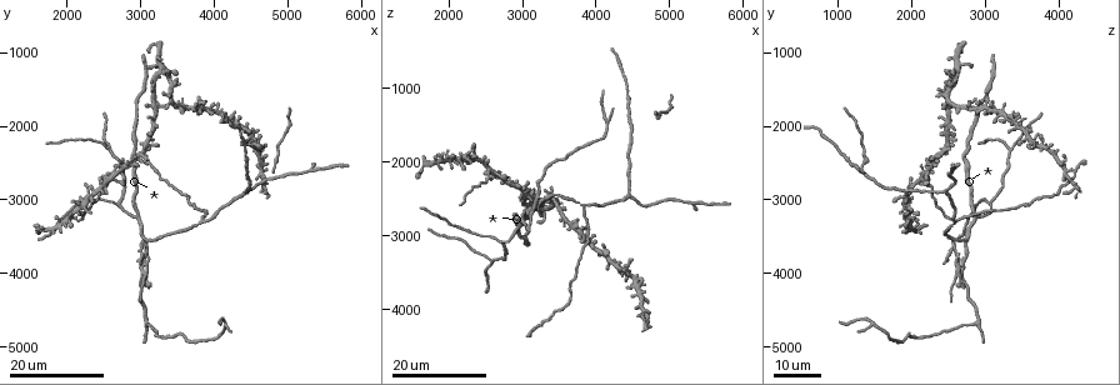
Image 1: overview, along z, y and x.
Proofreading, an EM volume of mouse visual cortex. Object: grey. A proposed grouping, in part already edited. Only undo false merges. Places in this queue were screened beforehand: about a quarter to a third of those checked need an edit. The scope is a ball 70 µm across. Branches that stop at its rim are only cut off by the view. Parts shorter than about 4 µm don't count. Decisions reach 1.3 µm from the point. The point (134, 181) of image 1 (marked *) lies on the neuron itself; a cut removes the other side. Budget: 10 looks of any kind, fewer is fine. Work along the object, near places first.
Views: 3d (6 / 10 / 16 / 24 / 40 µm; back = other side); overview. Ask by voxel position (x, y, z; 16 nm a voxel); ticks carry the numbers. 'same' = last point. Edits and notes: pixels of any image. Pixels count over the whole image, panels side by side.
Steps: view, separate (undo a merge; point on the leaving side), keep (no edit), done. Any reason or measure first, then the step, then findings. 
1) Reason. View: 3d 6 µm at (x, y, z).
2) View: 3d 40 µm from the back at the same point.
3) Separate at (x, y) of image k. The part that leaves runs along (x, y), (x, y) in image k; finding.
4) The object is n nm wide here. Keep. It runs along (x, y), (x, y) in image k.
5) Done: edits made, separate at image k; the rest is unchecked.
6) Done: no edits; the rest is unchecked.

Three-way junction. View: 3d 24 µm at (2650, 3100, 3100).

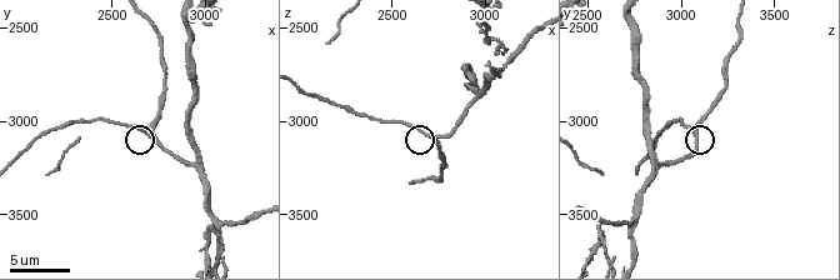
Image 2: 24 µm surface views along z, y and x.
Zoom in. View: 3d 6 µm at (2680, 3040, 3060).

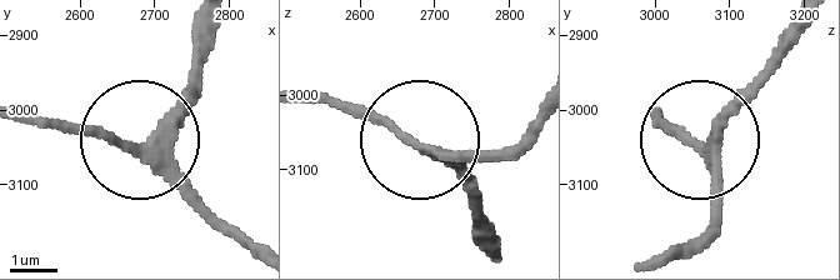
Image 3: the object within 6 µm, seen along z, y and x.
The object is 220 nm wide here. Keep. It runs along (258, 254), (138, 151), (46, 123) in image 3; continuous, no second neuron.

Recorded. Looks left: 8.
Three-way junction. View: 3d 16 µm at (2600, 2350, 3300).

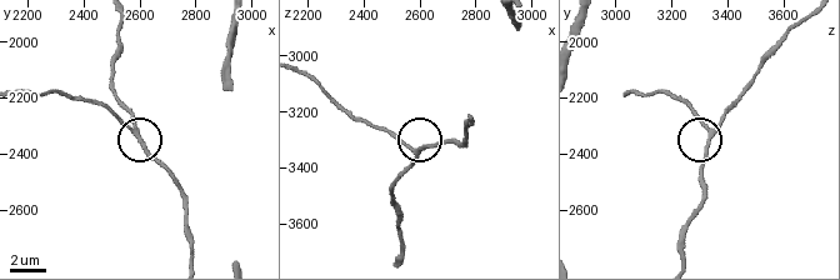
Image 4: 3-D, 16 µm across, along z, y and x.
View: 3d 6 µm at (2580, 2310, 3330).

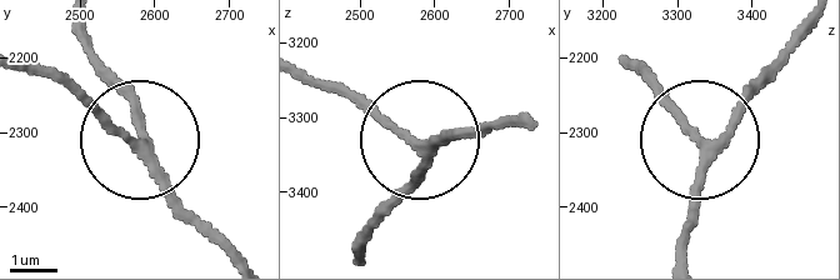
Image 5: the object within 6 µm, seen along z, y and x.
The object is 210 nm wide here. Keep. It runs along (225, 250), (173, 190), (136, 106), (93, 51) in image 5; all the same neuron.

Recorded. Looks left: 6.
Three-way junction. View: 3d 10 µm at (2940, 3220, 2880).

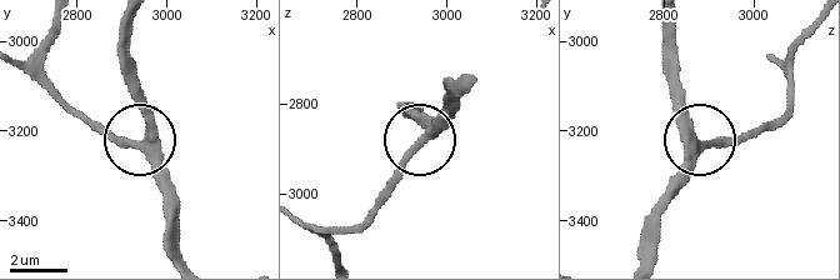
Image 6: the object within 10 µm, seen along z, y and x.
3 arms meet here. Keep. One neuron here.

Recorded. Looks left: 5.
Four-way junction. View: 3d 24 µm at (2550, 2750, 2100).

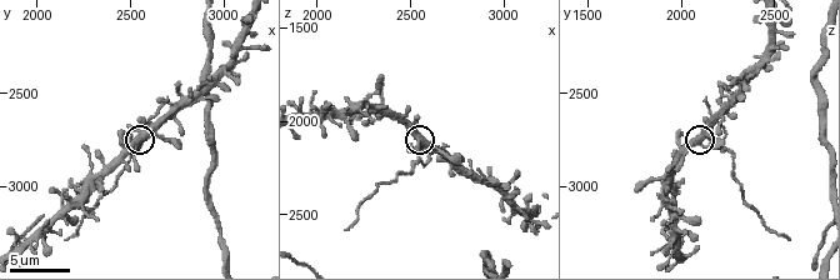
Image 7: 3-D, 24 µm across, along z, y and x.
View: 3d 6 µm at (2540, 2760, 2100).

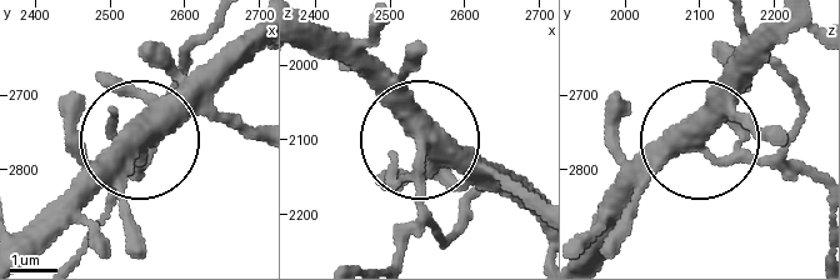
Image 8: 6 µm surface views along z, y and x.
4 arms meet here. Separate at (144, 168) of image 8. The part that leaves runs along (423, 160), (395, 259) in image 8; a second neuron is stuck on.

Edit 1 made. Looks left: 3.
Looks like a crossing. View: 3d 24 µm at (3000, 4000, 2600).

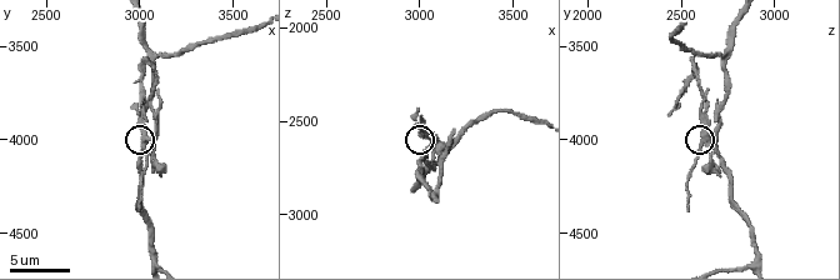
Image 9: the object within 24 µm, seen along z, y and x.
View: 3d 6 µm at (3040, 4000, 2640).

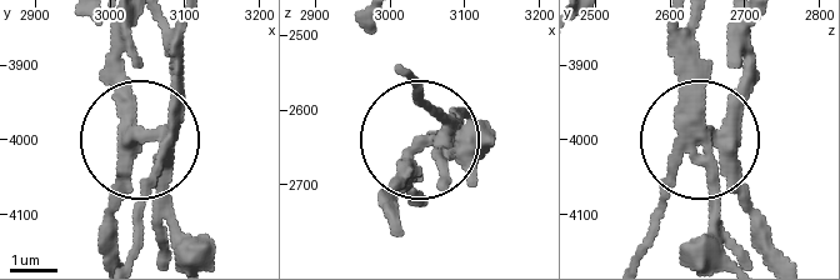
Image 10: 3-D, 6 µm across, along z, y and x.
The object is 310 nm wide here. Separate at (176, 84) of image 10. The part that leaves runs along (136, 135), (168, 99), (168, 28) in image 10; a second neuron is stuck on.

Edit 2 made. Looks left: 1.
Done: edits made, separate at image 8, separate at image 10; the rest is unchecked.

